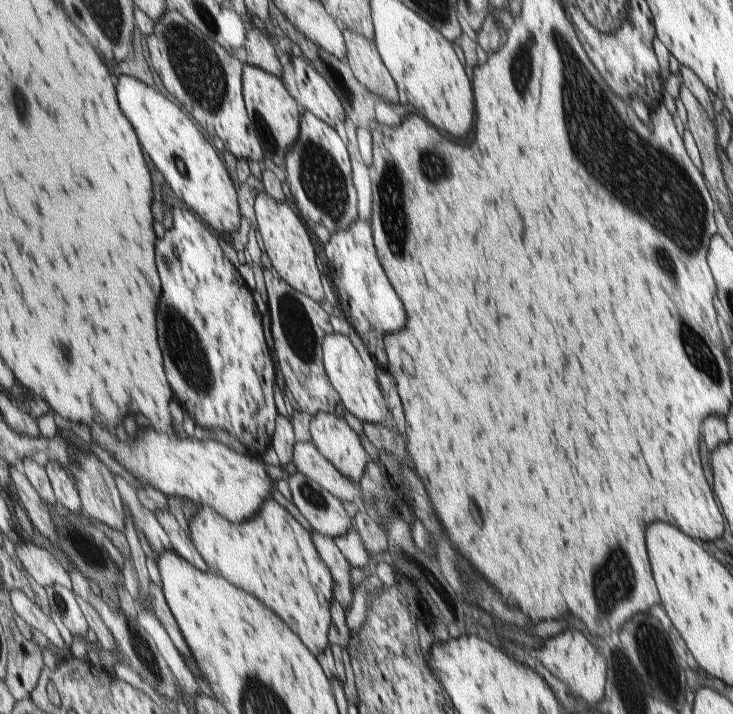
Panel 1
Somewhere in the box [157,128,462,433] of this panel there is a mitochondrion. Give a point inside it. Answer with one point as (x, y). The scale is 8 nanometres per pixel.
(189, 358)

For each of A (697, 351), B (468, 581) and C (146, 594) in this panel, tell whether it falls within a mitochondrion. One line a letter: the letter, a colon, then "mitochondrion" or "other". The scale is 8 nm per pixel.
A: mitochondrion
B: mitochondrion
C: other

